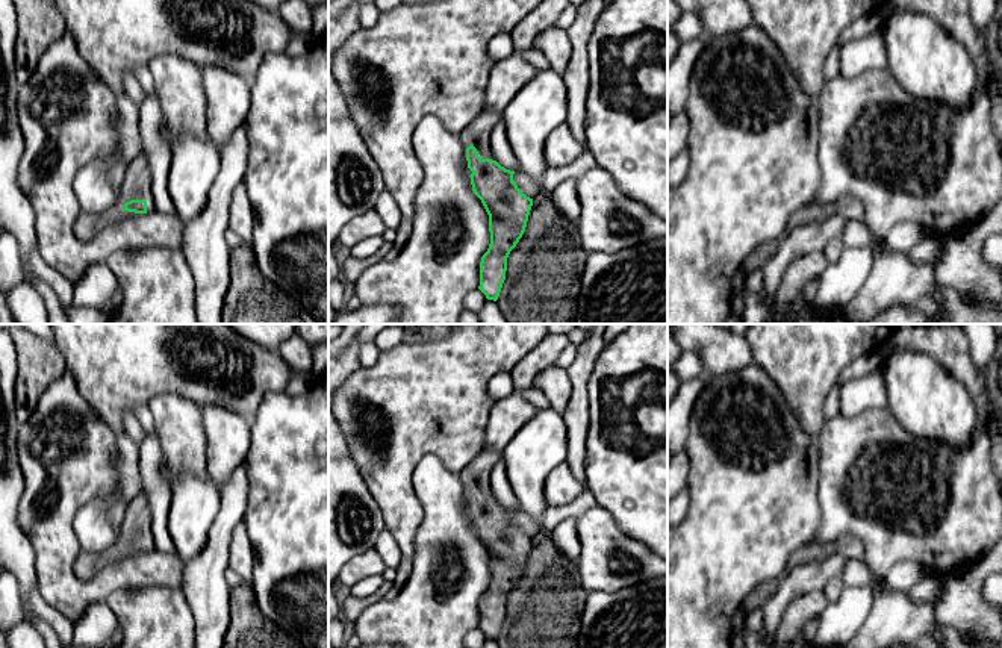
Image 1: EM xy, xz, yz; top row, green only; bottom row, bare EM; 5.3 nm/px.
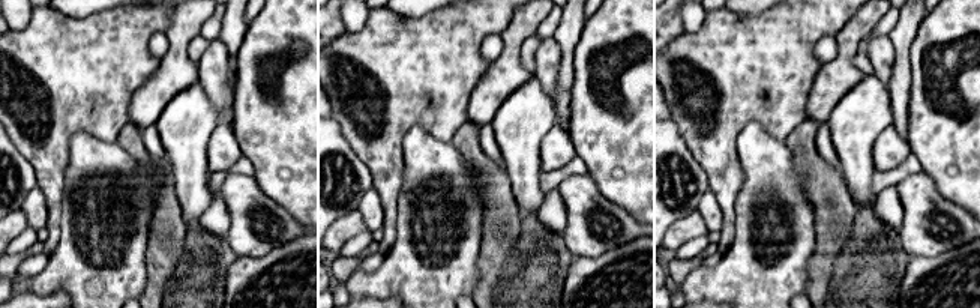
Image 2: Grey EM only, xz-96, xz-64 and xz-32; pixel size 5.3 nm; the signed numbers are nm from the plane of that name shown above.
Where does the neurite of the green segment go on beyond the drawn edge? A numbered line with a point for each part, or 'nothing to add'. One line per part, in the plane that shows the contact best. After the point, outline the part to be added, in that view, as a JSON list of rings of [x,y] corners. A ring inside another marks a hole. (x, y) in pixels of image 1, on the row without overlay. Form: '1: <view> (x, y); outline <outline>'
1: xy (136, 524); outline [[[145,495],[135,497],[126,509],[126,516],[120,528],[120,541],[124,545],[130,539],[145,539],[147,553],[154,553],[154,537],[151,531],[151,509]]]

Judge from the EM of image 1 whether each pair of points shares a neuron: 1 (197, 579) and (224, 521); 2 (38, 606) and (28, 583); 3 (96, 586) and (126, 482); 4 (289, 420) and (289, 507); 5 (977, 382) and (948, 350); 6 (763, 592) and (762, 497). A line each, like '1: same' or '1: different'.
1: same
2: different
3: different
4: same
5: same
6: different

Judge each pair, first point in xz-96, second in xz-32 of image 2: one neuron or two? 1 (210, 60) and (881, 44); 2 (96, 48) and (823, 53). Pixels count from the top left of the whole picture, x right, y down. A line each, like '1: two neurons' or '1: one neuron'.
1: one neuron
2: two neurons

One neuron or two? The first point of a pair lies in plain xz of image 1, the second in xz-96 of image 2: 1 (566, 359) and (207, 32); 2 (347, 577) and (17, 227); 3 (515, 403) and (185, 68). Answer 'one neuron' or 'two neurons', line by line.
1: one neuron
2: one neuron
3: one neuron

